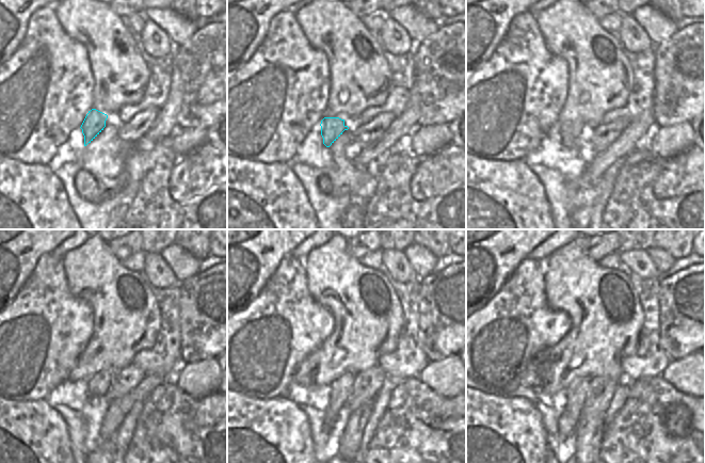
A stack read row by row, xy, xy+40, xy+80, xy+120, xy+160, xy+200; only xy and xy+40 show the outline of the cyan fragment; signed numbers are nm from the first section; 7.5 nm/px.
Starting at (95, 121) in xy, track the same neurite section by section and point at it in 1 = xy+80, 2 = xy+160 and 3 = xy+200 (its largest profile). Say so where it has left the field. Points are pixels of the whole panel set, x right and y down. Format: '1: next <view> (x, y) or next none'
1: next xy+80 (574, 133)
2: next xy+160 (339, 389)
3: next xy+200 (577, 390)

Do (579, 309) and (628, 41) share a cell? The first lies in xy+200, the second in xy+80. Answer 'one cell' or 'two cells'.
two cells

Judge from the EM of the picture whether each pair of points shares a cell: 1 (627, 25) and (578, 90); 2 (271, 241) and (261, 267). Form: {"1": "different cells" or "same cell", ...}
{"1": "different cells", "2": "same cell"}

